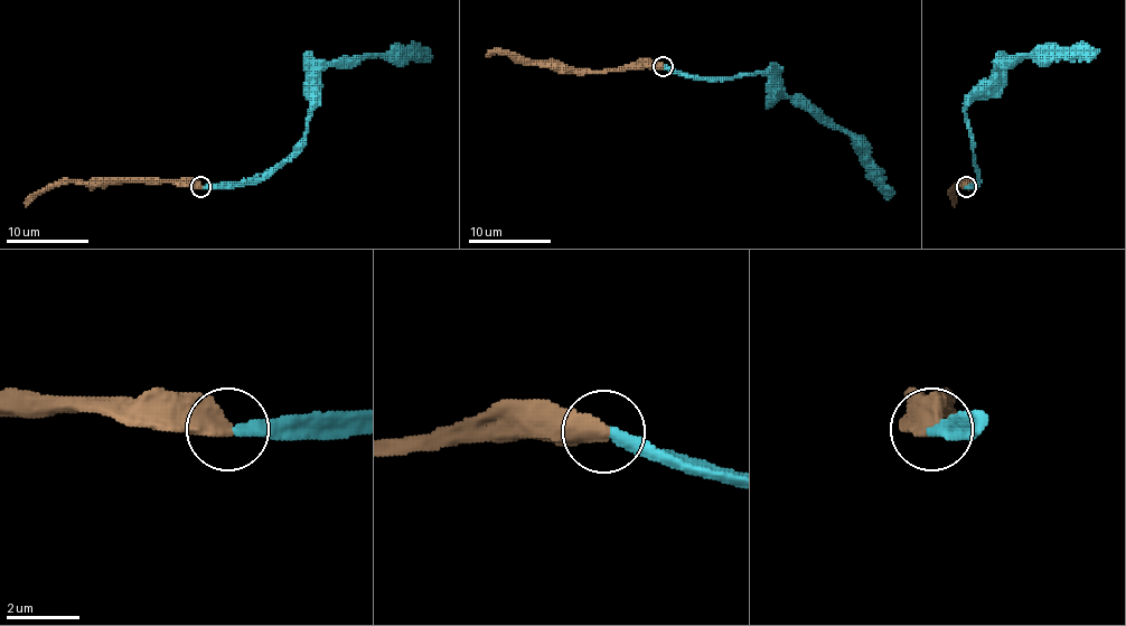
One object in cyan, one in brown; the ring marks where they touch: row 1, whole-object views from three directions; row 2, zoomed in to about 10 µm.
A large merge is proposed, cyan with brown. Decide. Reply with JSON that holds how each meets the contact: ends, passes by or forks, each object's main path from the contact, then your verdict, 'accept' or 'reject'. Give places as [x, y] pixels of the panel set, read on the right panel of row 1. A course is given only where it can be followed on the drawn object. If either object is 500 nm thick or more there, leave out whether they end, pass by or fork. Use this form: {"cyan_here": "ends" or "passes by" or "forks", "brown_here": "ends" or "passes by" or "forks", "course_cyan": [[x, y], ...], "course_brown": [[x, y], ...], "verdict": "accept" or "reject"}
{"course_cyan": [[967, 186], [977, 181], [977, 178], [965, 103], [997, 66], [1009, 66], [1019, 55], [1091, 55], [1099, 49]], "course_brown": [[967, 186], [970, 181], [965, 181], [953, 194], [956, 203]], "verdict": "accept"}

